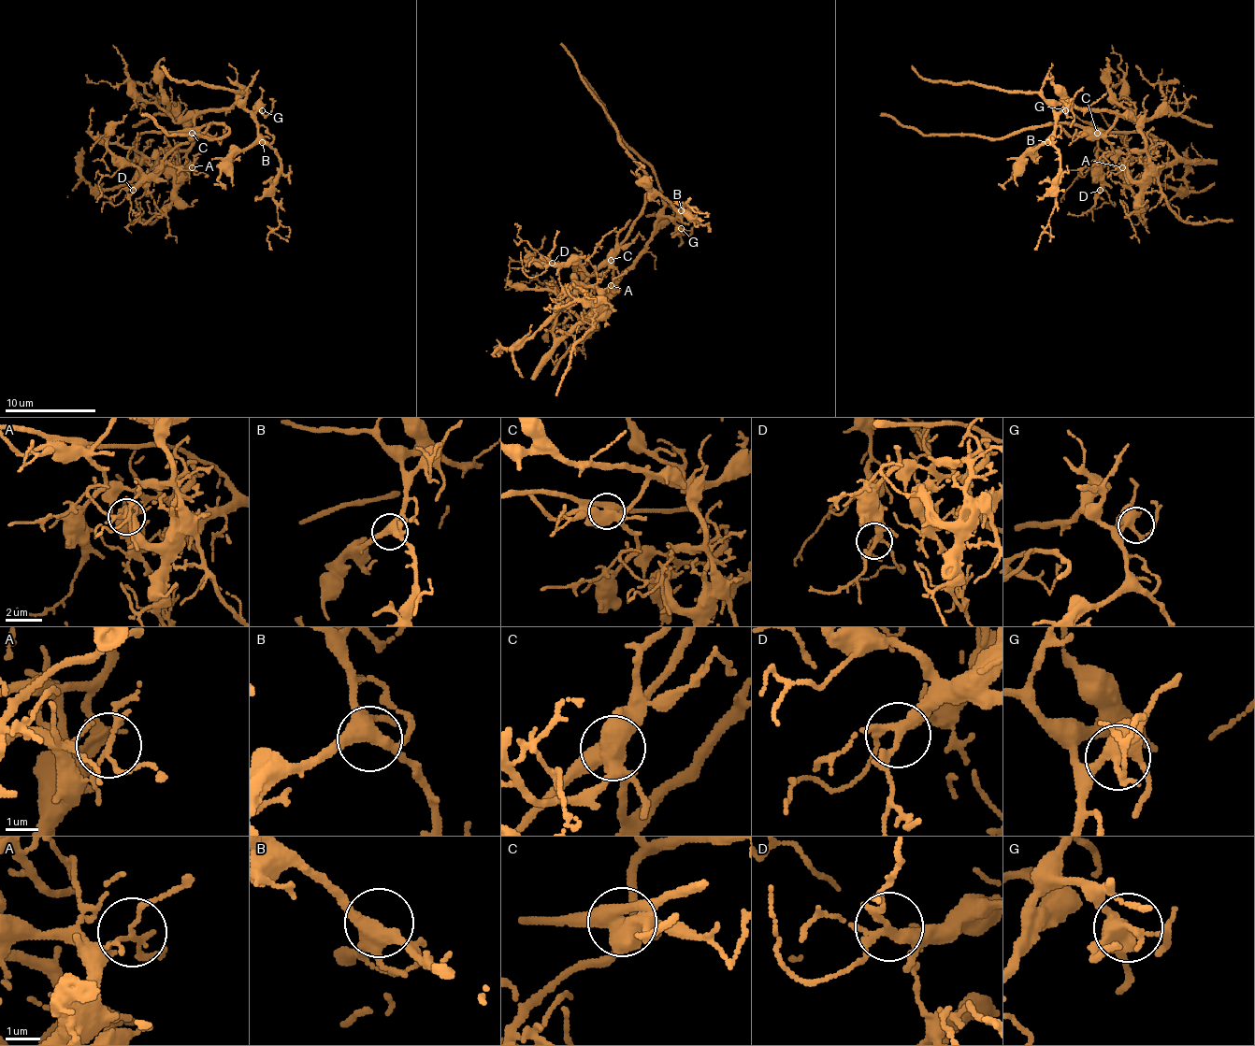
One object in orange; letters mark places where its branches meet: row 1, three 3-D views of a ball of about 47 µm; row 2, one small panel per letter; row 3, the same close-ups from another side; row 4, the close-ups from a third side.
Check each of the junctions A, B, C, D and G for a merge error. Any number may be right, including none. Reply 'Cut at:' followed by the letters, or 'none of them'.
Cut at: C

